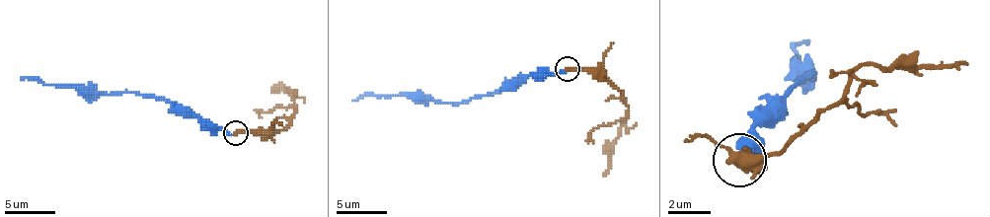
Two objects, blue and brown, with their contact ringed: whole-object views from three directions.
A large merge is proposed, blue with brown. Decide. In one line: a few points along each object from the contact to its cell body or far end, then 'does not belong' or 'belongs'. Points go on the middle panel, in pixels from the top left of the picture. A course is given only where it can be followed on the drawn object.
blue via (568, 70), (513, 80), (500, 93), (475, 96), (468, 101), (425, 101), (405, 96), (362, 96), (352, 101) | brown via (568, 68), (595, 68), (628, 108), (618, 128), (610, 168), (603, 176) | does not belong

